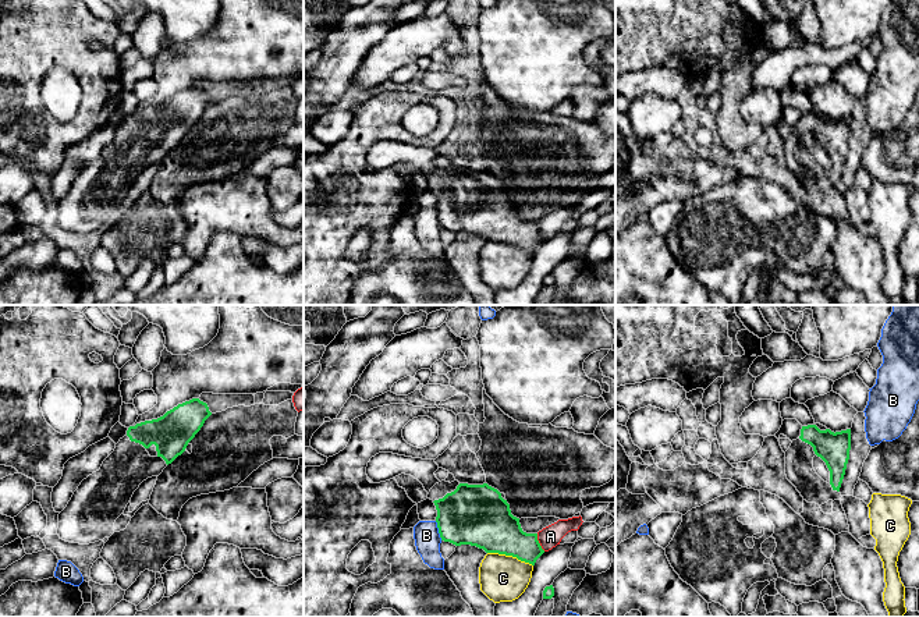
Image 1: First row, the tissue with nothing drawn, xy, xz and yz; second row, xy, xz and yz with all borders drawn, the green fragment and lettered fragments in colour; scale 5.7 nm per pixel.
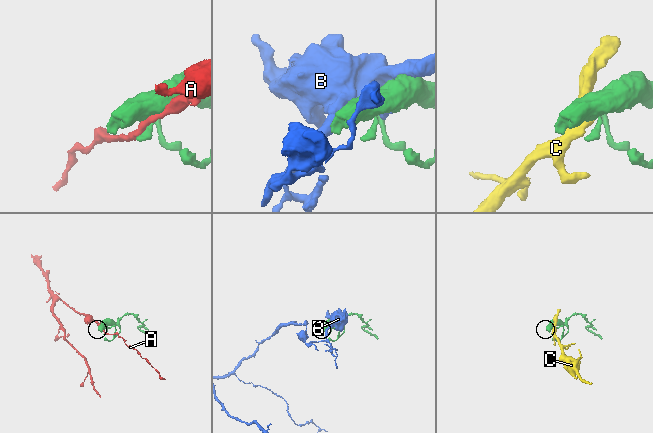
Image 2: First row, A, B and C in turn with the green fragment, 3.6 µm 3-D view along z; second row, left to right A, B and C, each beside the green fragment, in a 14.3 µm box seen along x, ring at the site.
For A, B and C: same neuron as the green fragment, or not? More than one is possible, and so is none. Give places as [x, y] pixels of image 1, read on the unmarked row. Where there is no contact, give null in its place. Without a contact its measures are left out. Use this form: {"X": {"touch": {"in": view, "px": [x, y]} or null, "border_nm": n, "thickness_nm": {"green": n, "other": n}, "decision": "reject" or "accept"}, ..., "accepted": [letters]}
{"A": {"touch": {"in": "xz", "px": [538, 230]}, "border_nm": 120, "thickness_nm": {"green": 260, "other": 120}, "decision": "reject"}, "B": {"touch": {"in": "xz", "px": [439, 219]}, "border_nm": 120, "thickness_nm": {"green": 360, "other": 150}, "decision": "reject"}, "C": {"touch": {"in": "xz", "px": [510, 243]}, "border_nm": 280, "thickness_nm": {"green": 320, "other": 280}, "decision": "reject"}, "accepted": []}

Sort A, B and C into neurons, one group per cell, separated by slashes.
A / B / C

